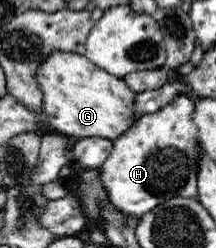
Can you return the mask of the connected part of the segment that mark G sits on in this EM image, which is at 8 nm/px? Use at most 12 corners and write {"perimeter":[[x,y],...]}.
{"perimeter":[[84,54],[36,71],[46,124],[114,142],[137,121],[136,92]]}

